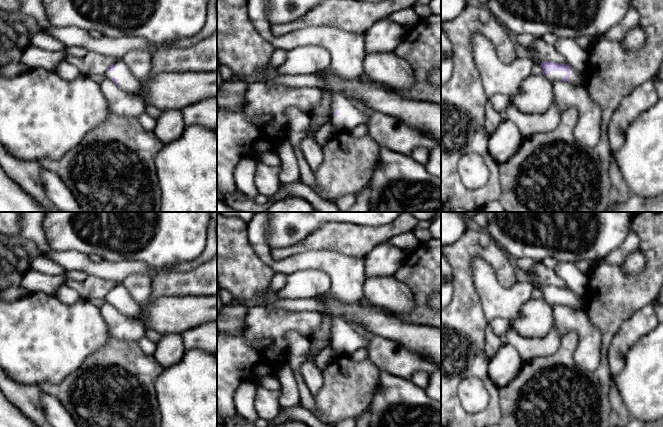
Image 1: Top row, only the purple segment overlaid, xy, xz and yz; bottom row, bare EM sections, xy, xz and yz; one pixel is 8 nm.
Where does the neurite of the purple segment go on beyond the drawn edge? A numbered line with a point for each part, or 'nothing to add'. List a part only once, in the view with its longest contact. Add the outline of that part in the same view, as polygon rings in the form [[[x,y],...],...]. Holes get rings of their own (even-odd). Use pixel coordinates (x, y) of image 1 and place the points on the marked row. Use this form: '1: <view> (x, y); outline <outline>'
1: yz (554, 76); outline [[[551,71],[546,77],[552,82],[562,81],[563,78],[567,75],[566,71]]]

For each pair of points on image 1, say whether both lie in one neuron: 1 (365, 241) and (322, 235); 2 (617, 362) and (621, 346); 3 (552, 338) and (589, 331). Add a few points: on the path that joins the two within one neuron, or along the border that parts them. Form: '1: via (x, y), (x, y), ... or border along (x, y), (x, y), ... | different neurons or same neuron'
1: via (354, 240), (333, 236) | same neuron
2: via (617, 358), (618, 350) | same neuron
3: border along (554, 324), (561, 338) | different neurons

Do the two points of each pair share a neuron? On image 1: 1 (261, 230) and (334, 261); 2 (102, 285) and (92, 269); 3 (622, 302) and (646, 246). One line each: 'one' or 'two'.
1: one
2: two
3: one

